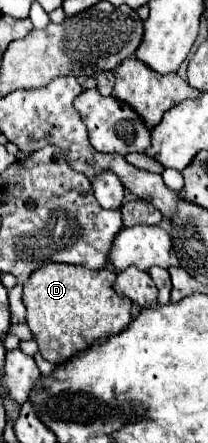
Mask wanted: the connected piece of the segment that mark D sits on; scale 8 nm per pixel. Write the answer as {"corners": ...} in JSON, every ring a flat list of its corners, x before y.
{"corners":[[51,263,51,265,43,265,43,269,37,269,29,281,23,285,23,305,27,309,25,313,25,321,33,333,33,339,39,345,39,353,51,361,53,365,59,365,63,361,67,361,69,357,73,357,75,353,87,349,91,345,91,341,95,343,101,337,109,337,115,335,119,331,123,331,129,323,131,323,131,301,127,301,127,297,119,297,113,289,117,273,113,269,99,269,99,271,91,271,91,269,83,269,81,265,59,265,59,263]]}

